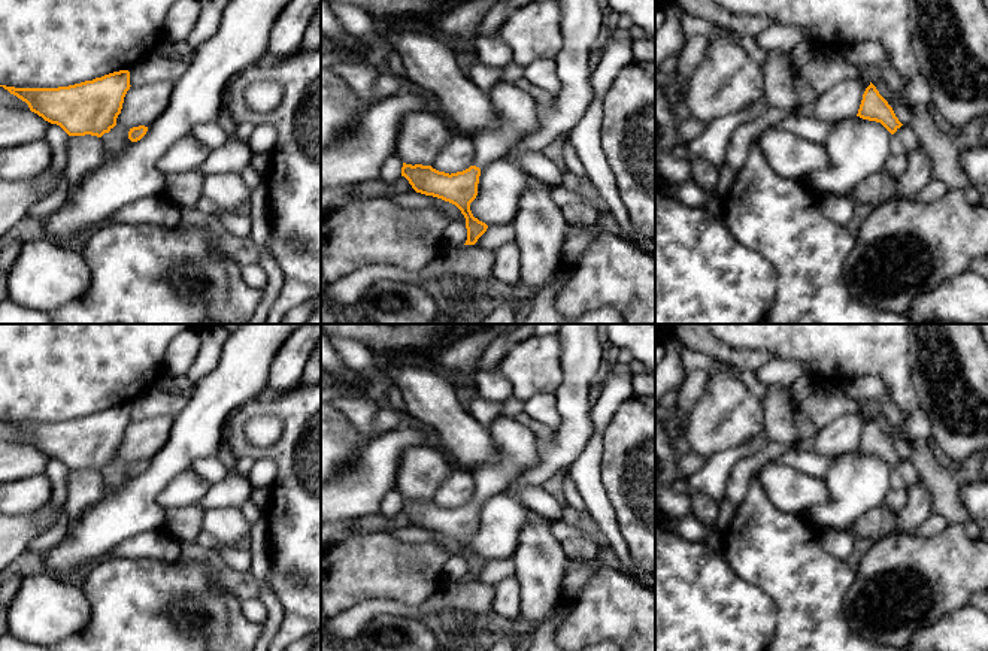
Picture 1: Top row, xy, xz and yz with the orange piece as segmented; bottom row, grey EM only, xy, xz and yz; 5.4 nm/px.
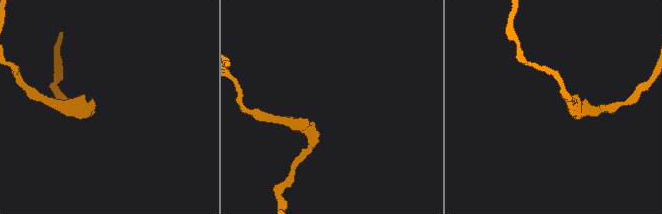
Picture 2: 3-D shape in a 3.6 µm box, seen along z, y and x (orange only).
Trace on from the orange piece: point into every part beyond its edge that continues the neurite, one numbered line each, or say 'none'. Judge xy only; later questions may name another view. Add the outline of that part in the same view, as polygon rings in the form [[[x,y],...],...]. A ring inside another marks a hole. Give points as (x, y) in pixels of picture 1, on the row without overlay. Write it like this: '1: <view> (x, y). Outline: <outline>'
none

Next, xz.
1: xz (515, 444). Outline: [[[498,417],[488,430],[498,457],[473,473],[473,500],[479,503],[503,493],[515,478],[537,463],[537,436],[528,427],[515,418]]]

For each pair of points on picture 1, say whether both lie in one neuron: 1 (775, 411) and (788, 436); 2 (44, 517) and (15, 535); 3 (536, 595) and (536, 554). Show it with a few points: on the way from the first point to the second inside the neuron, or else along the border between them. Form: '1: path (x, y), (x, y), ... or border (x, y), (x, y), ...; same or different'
1: path (778, 417), (782, 430); same
2: path (36, 523), (23, 529); same
3: path (536, 584), (536, 565); same

